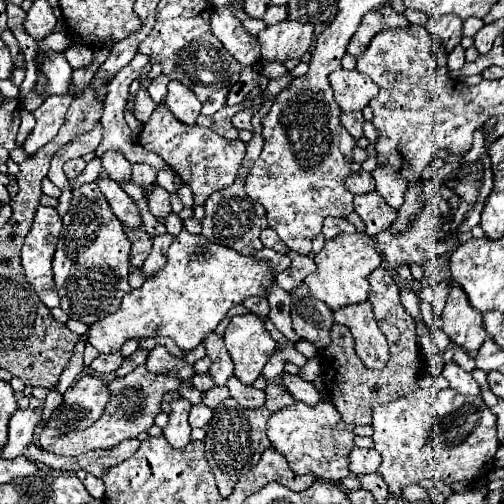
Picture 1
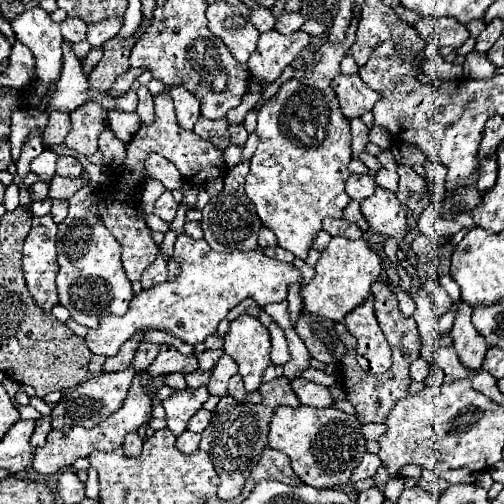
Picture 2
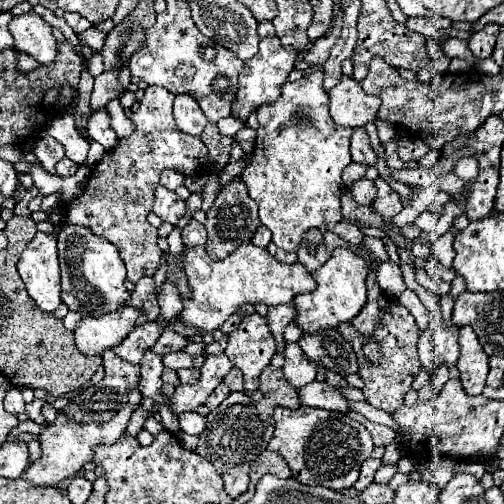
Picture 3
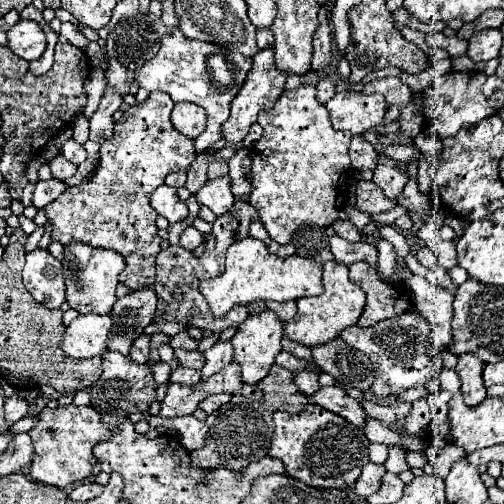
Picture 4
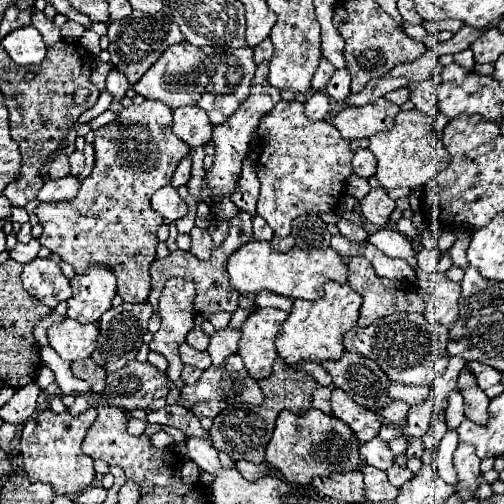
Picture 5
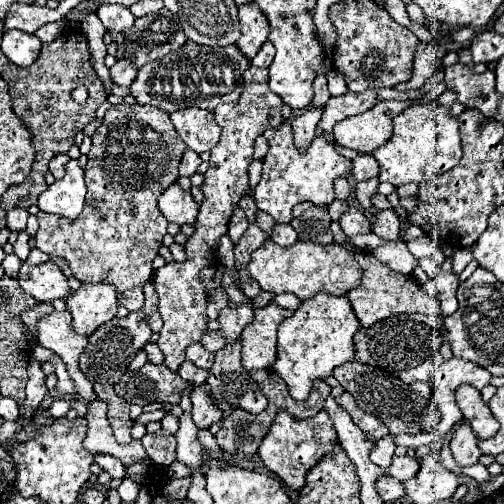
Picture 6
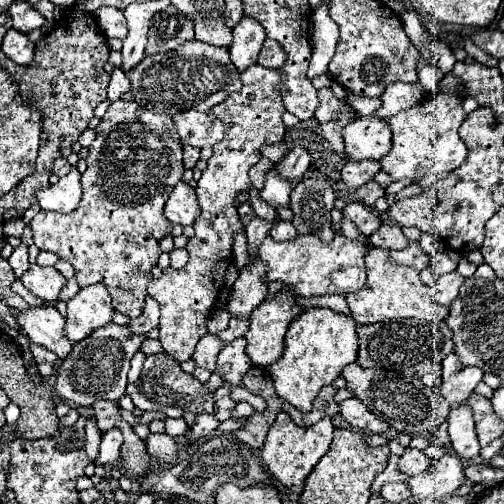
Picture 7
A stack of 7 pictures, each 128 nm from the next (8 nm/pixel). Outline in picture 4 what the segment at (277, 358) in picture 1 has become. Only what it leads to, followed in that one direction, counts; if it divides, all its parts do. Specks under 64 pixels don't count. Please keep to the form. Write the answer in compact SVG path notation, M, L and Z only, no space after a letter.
M268 300L266 306L268 306L268 310L272 310L280 318L280 322L288 322L296 314L296 302L292 302L292 300L290 302L272 302L272 300Z

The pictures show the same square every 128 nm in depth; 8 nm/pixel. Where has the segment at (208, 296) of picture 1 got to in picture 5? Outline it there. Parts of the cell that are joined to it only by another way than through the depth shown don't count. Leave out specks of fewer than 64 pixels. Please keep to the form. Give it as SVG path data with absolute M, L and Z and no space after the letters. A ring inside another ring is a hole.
M252 240L240 246L236 252L230 254L228 274L230 274L230 288L238 294L258 294L260 290L270 290L280 296L288 298L304 298L304 300L318 300L322 298L322 284L328 280L348 282L346 278L346 264L340 256L328 250L302 250L292 248L288 252L276 252L270 242ZM66 318L62 324L48 328L48 340L66 362L74 362L92 356L98 332L98 324L80 324L72 318Z

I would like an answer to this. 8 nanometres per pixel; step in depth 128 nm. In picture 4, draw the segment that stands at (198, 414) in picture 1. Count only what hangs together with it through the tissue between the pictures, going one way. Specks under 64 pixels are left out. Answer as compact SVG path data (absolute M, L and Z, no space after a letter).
M188 414L188 416L178 416L178 418L172 418L172 420L164 420L164 418L150 418L148 420L150 426L160 426L164 424L166 428L176 428L180 432L180 440L184 444L184 448L188 448L188 452L204 446L204 438L206 438L206 432L208 432L208 426L206 422L198 420L196 416Z

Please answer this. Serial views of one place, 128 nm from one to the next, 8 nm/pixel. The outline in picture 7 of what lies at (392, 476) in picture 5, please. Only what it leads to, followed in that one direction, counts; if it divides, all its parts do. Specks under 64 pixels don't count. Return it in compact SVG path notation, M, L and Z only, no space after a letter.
M406 448L404 454L398 460L398 470L404 472L404 474L408 474L408 476L414 476L414 474L424 472L430 464L432 464L432 460L422 450Z

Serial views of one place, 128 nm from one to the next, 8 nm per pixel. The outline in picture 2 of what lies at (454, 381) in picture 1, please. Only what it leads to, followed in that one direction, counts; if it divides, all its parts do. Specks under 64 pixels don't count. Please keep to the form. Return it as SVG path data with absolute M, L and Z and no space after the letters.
M440 346L438 348L438 366L454 380L466 380L470 376L470 372L464 368L464 364L460 364L460 358L456 356L456 350L454 348L444 348Z

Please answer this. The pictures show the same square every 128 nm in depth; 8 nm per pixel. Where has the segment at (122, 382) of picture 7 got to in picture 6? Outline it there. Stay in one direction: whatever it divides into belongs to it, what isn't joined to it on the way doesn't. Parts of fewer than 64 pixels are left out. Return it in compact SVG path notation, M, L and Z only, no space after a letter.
M142 310L130 312L124 318L112 318L110 322L102 324L94 334L90 334L88 350L80 356L80 370L90 378L92 382L108 382L114 384L122 378L122 374L128 370L128 364L136 356L136 352L150 340L152 330L148 326L146 314Z

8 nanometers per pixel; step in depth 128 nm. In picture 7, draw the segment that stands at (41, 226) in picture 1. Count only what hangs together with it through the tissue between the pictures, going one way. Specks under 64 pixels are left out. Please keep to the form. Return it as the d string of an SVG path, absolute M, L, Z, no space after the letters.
M32 264L20 280L34 296L46 302L58 300L58 294L66 284L66 278L56 268L42 268L38 264Z

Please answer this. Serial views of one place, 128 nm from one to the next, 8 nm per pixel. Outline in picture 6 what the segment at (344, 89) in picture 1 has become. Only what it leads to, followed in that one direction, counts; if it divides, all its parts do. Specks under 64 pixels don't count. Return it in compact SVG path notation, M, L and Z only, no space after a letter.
M382 100L364 114L344 118L334 128L334 140L340 146L352 148L360 154L372 154L392 136L392 118L408 108L408 102Z

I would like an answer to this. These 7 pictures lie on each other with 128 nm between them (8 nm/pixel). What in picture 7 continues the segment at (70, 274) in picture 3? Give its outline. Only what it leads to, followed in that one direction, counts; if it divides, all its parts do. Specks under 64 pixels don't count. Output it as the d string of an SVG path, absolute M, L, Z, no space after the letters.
M92 284L82 288L74 298L68 300L66 336L72 342L80 342L96 328L112 322L114 308L104 284Z

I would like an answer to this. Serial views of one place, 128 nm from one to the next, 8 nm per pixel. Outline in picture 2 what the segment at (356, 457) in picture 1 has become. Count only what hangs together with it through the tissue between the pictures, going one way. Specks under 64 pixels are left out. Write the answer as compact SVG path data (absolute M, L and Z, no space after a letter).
M364 454L360 464L354 468L352 472L352 480L366 480L372 478L376 474L376 470L382 466L382 460L378 458L378 454Z

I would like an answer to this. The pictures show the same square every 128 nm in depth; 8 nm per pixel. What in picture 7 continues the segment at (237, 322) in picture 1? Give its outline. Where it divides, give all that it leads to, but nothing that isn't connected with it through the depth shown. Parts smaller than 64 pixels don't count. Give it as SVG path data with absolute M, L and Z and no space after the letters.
M282 288L274 298L262 302L250 316L250 328L246 332L246 354L248 358L252 360L254 366L260 366L260 368L266 368L270 364L274 364L282 352L284 352L284 334L288 330L288 324L290 320L294 320L294 316L298 316L302 312L302 308L296 304L294 300L294 292L290 292L288 288Z

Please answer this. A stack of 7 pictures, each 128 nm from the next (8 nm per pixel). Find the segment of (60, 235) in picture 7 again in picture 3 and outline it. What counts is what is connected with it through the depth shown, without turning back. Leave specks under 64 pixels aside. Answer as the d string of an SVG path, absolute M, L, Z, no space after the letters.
M148 86L140 108L130 116L136 122L134 134L122 138L112 152L94 166L88 186L72 202L64 204L64 220L68 224L88 226L94 234L112 242L126 264L128 280L138 282L146 274L154 274L160 266L162 250L156 244L156 228L146 220L152 210L160 172L172 168L184 176L194 176L208 164L208 148L198 136L184 134L176 128L172 116L174 94L160 86Z

